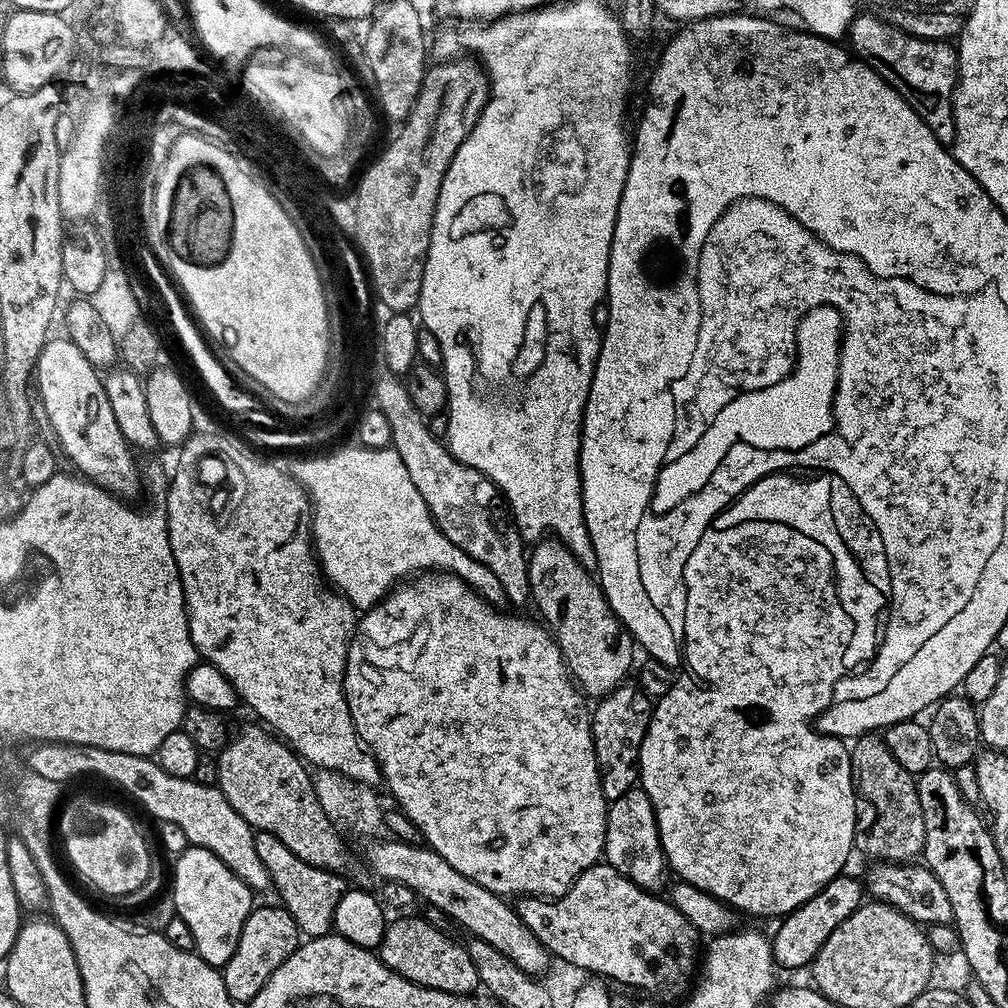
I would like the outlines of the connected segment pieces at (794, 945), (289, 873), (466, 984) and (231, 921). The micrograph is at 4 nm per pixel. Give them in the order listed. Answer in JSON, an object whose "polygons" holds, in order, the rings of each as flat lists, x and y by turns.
{"polygons":[[[849,874,835,876,826,887,814,898,810,898,801,908,794,909,779,921,776,933,771,933,772,953,777,965,784,968,804,968,811,965,812,960,818,954,826,940,837,930,842,922,854,914,866,896,866,888,863,883]],[[256,832,256,848,263,866,269,871,271,887,280,895,279,903,294,918,305,937,326,936,334,928,334,910,338,910,338,902,344,897,346,881,344,877,322,870,318,866,310,866,310,862,302,862,298,854,286,850,274,834]],[[404,916,387,925,378,949,382,963,396,971,402,978,434,990,449,992,452,995,468,996,481,987,478,971,470,960,463,943,451,940,440,928,435,928,420,916]],[[189,846,175,857,174,862,176,862,176,873,170,876,170,888,172,884,170,895,172,901,176,903,176,915,190,928,196,955,203,958,212,968,223,969,224,964,230,962,230,957,234,955,238,938,242,938,242,926,254,907,254,901,252,901,254,892,210,850]]]}

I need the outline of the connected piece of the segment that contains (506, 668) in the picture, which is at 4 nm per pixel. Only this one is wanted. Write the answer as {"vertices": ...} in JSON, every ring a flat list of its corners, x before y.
{"vertices":[[433,570,401,583,379,604,367,609,359,617,356,634,348,645,344,697,361,744,378,762,383,783,388,783,393,798,400,803,397,804,399,811,404,812,410,822,414,822,417,833,422,840,424,836,423,843,427,847,446,858,446,862,450,862,458,874,466,874,466,878,478,882,478,886,498,896,555,898,567,892,577,876,581,876,589,866,601,859,609,801,605,800,600,785,600,767,596,765,594,754,590,708,584,705,585,697,564,665,556,637,543,623,535,624,532,620,523,620,520,614,500,611,504,610,488,603,476,589,451,572]]}

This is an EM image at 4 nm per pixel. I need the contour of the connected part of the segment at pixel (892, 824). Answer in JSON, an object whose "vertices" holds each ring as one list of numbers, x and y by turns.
{"vertices":[[865,733,857,737,850,751,857,791,861,799,865,799,878,814,874,822,866,828,857,827,855,849,878,862,908,864,915,861,924,851,926,838,926,824,923,821,915,775,910,774,894,758,879,733]]}

